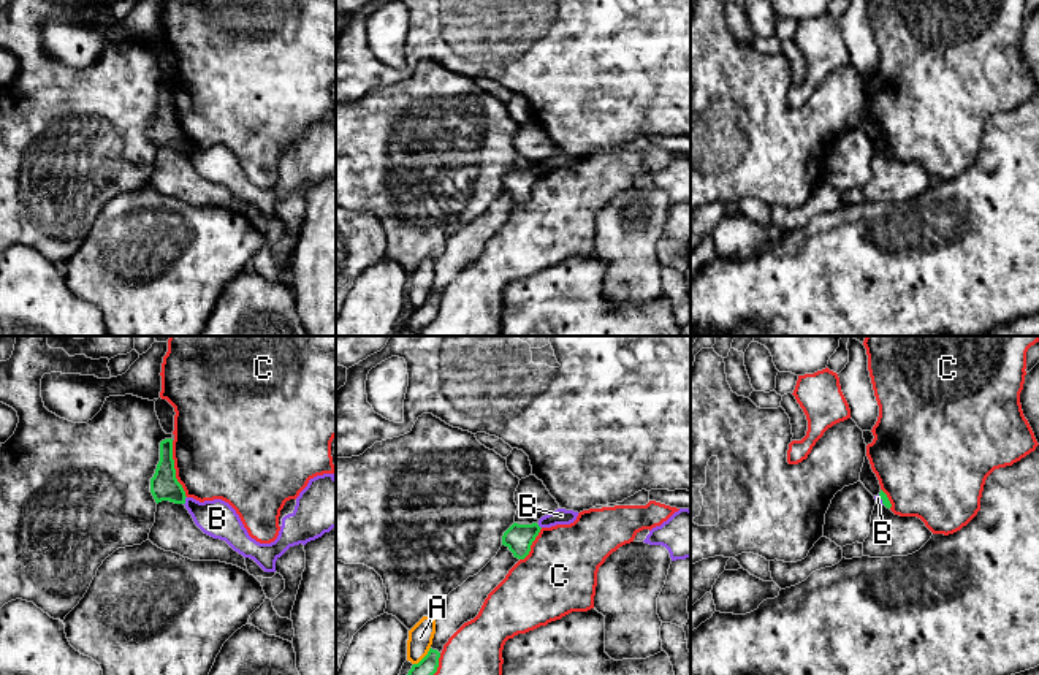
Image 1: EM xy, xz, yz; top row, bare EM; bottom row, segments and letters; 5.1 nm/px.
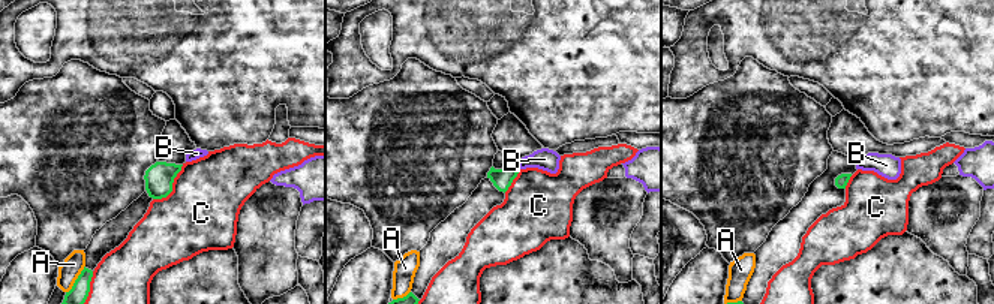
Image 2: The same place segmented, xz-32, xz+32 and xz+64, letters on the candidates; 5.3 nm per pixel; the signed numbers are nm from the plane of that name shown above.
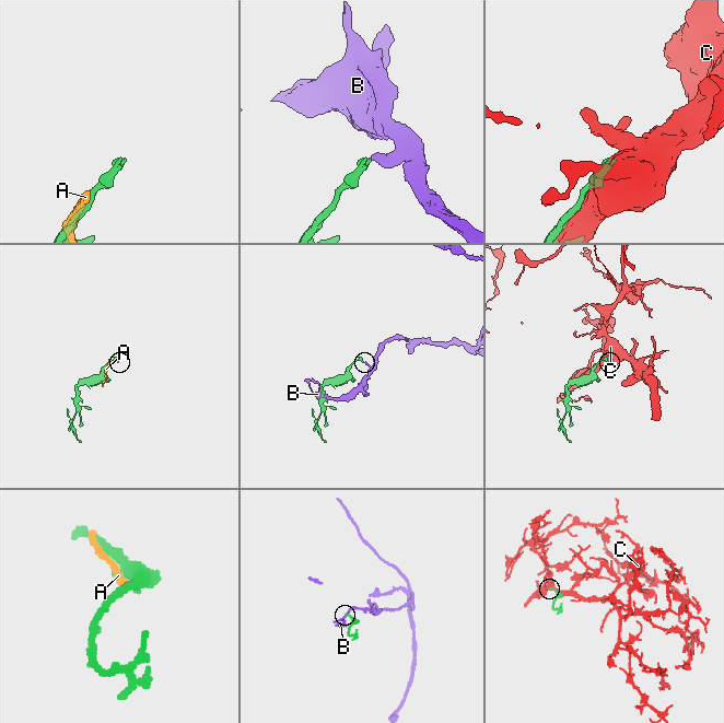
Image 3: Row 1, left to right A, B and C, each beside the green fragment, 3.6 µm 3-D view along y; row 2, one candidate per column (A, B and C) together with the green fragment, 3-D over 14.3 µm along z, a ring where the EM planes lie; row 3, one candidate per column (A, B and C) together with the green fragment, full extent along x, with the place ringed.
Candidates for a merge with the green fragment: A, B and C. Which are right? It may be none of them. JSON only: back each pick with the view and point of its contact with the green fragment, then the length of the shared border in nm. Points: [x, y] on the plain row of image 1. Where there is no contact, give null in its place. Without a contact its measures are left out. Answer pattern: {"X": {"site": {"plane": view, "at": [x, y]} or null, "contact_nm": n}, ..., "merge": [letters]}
{"merge": []}

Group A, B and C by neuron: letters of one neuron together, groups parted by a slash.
A / B / C

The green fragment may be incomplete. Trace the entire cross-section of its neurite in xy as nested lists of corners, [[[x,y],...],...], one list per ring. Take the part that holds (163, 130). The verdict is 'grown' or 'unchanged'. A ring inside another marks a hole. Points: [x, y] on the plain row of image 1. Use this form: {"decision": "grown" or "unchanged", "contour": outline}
{"decision": "unchanged", "contour": [[[173,84],[160,87],[160,106],[154,122],[150,124],[150,138],[157,149],[162,146],[185,149],[185,136],[176,124]]]}

